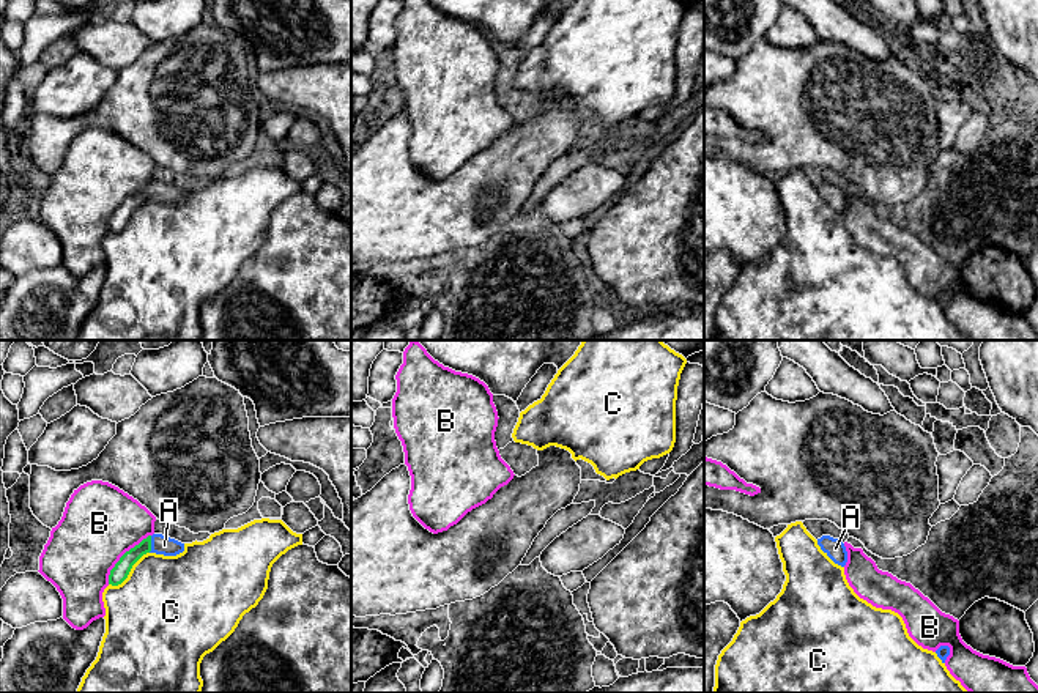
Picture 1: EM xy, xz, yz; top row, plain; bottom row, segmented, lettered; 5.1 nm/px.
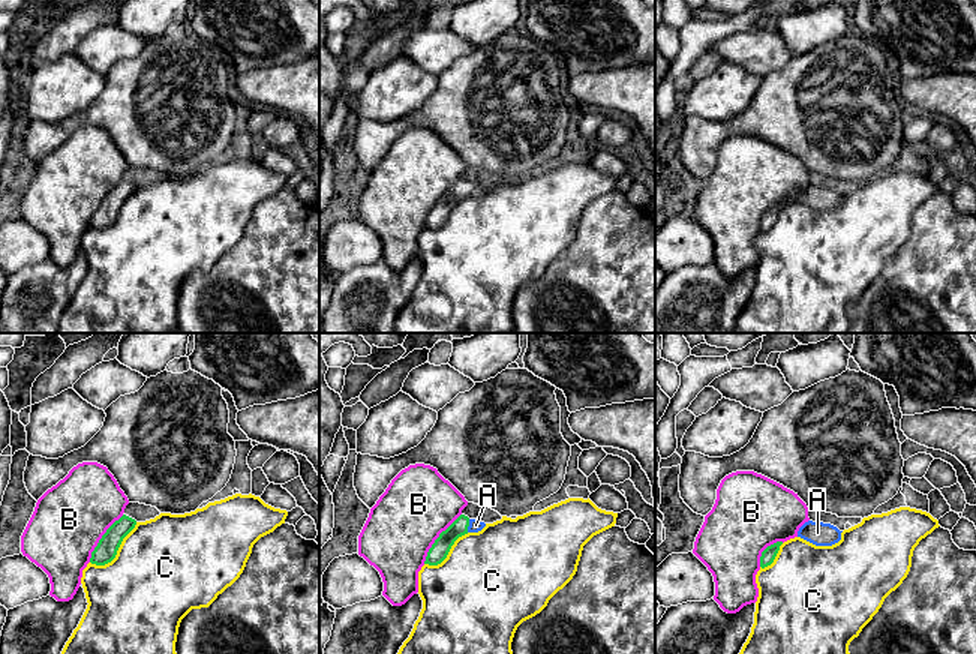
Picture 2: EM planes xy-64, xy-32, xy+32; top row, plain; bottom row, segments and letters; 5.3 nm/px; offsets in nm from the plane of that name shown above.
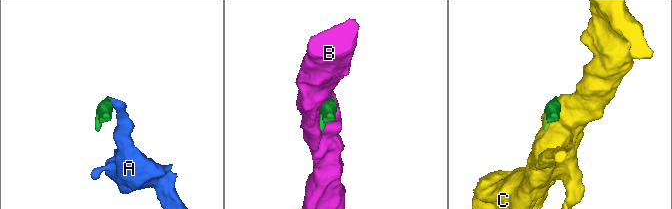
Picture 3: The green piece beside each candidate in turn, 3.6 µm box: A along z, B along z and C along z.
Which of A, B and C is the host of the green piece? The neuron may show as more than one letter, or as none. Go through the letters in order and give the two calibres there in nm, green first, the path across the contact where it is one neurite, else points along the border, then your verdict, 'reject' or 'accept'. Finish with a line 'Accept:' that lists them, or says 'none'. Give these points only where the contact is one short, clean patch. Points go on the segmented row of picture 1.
A: 90/100 nm | across xy (118, 574), (139, 550), (150, 544), (164, 545) | accept
B: 90/380 nm | reject
C: 90/480 nm | reject
Accept: A

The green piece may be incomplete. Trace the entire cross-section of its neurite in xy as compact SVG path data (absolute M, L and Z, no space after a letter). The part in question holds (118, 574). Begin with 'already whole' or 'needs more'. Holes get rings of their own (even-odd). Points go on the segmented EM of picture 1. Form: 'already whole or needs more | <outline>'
needs more | M162 534L148 536L139 545L135 545L120 558L120 561L110 570L109 584L112 586L121 584L128 578L132 565L146 553L176 556L183 551L184 543L175 539L165 537Z

